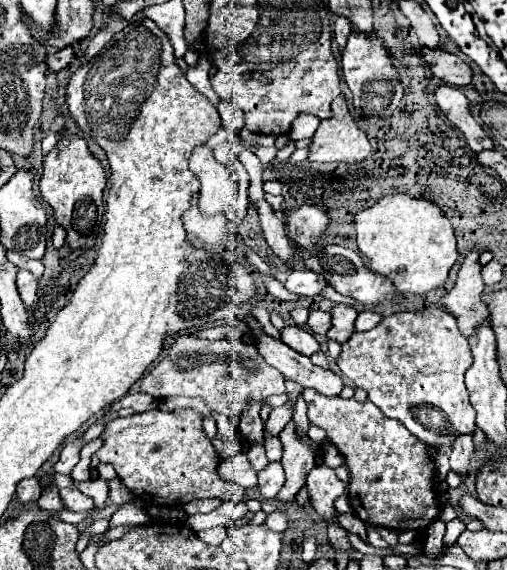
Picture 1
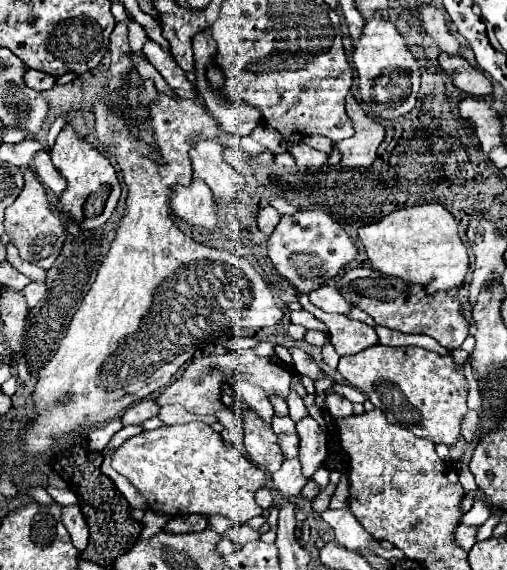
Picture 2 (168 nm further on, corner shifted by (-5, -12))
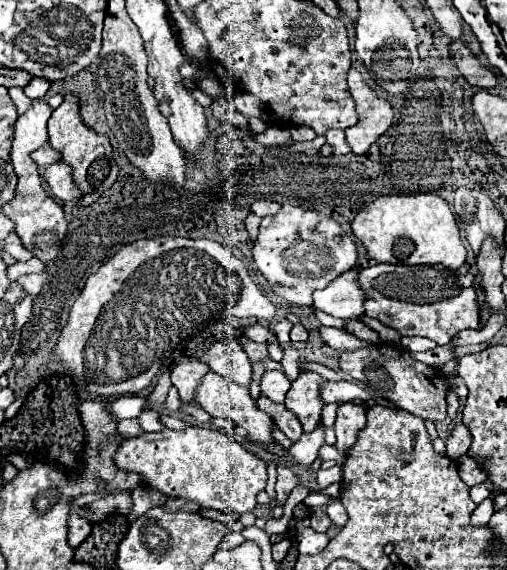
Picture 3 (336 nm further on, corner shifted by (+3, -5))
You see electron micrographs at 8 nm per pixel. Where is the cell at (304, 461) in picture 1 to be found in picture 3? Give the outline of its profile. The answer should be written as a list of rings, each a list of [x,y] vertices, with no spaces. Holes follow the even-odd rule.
[[[302,371],[298,379],[292,383],[290,391],[286,393],[286,407],[298,415],[304,427],[304,433],[314,431],[320,421],[322,407],[324,407],[320,389],[324,383],[326,379],[322,375],[312,373],[312,371]]]

